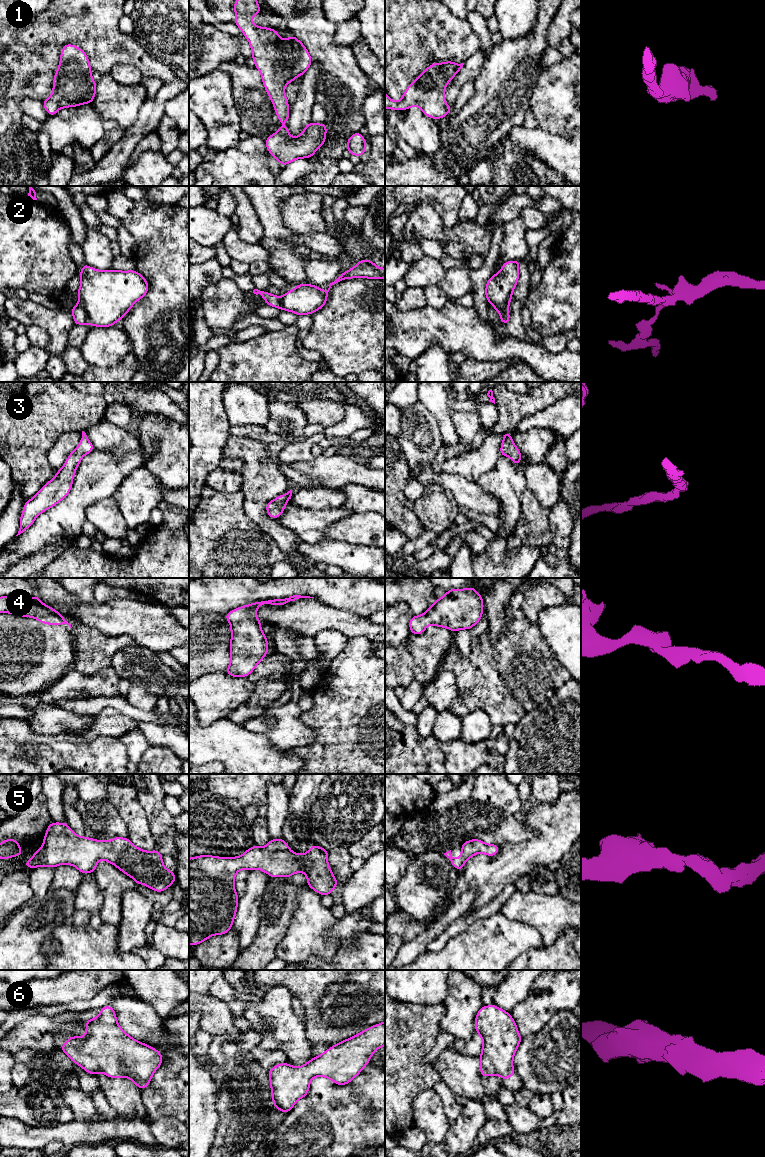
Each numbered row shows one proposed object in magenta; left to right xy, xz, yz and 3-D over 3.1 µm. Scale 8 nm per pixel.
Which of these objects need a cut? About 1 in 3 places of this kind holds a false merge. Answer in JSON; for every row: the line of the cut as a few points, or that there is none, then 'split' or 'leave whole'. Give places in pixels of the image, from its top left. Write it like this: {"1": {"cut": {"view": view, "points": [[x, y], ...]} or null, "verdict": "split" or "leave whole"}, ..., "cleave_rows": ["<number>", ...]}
{"1": {"cut": null, "verdict": "leave whole"}, "2": {"cut": {"view": "xy", "points": [[79, 302], [89, 322]]}, "verdict": "split"}, "3": {"cut": null, "verdict": "leave whole"}, "4": {"cut": null, "verdict": "leave whole"}, "5": {"cut": null, "verdict": "leave whole"}, "6": {"cut": null, "verdict": "leave whole"}, "cleave_rows": ["2"]}

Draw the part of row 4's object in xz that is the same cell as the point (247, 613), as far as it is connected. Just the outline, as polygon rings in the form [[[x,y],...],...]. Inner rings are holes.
[[[293,595],[284,599],[270,599],[254,602],[249,605],[238,607],[226,613],[224,616],[230,622],[231,642],[230,642],[230,663],[225,671],[232,677],[247,677],[256,668],[258,663],[267,656],[269,643],[266,635],[262,632],[261,622],[259,621],[256,609],[262,605],[283,606],[286,603],[295,601],[299,598],[314,598],[310,596]]]

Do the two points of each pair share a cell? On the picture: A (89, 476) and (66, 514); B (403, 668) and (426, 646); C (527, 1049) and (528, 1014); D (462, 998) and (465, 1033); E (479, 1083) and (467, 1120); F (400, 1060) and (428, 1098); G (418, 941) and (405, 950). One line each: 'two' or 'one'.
A: one
B: one
C: two
D: one
E: two
F: two
G: one

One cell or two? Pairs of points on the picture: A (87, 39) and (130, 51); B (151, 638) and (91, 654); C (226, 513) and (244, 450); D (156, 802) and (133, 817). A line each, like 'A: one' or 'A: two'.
A: one
B: two
C: two
D: two

